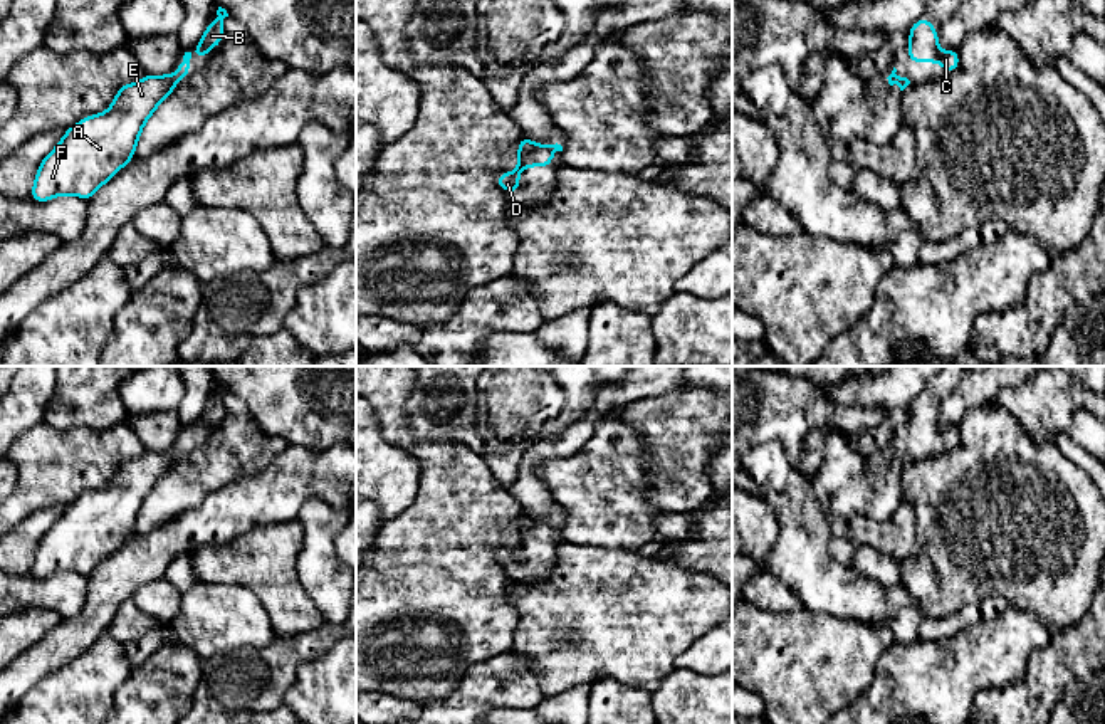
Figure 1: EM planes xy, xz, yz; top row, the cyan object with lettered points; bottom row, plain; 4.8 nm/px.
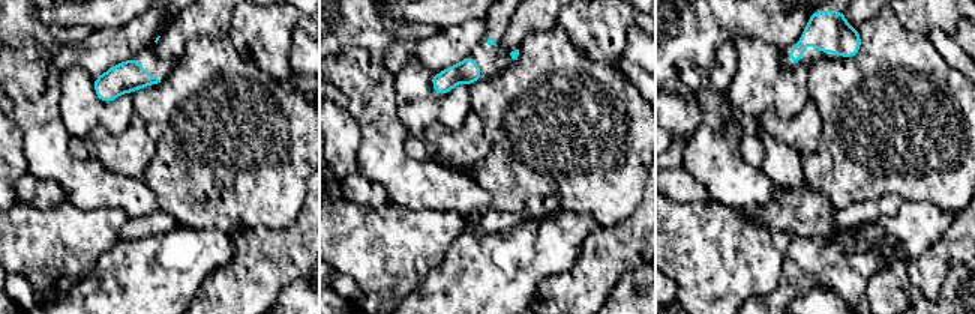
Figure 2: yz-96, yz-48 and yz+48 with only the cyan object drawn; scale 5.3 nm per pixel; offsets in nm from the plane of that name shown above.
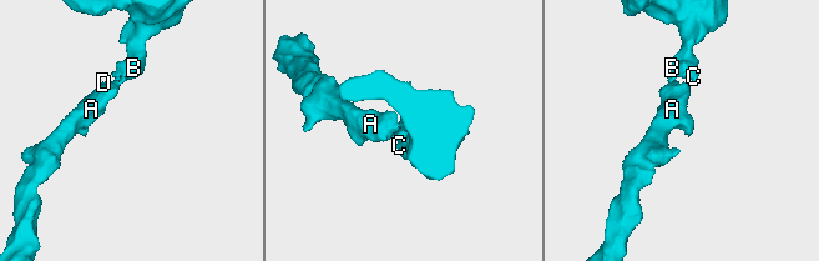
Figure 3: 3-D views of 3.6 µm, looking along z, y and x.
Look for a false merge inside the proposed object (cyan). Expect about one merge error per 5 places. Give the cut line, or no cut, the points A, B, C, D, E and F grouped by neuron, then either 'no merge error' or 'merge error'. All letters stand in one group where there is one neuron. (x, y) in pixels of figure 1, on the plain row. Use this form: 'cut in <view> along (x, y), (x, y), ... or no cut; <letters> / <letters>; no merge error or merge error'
no cut; A B C D E F; no merge error

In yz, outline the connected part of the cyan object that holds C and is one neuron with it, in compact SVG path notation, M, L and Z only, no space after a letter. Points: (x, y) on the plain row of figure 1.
M919 395L909 407L907 433L912 438L940 438L947 450L959 443L959 427L940 428L935 403L927 395Z

